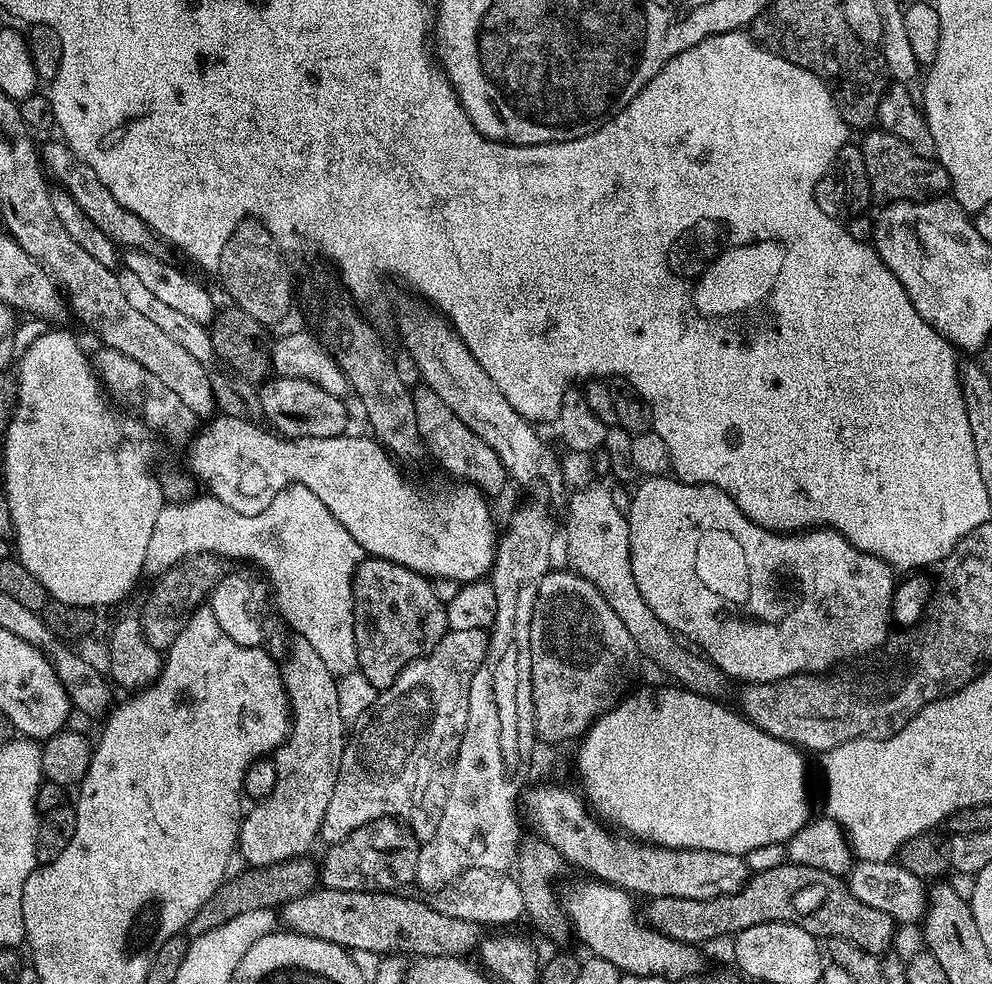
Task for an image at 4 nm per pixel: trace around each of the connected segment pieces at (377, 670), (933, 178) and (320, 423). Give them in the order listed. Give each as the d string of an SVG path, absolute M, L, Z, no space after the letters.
M365 558L356 567L352 579L352 597L354 598L354 634L356 635L358 671L361 672L378 690L383 690L396 681L398 674L407 664L428 655L432 648L449 631L445 601L432 589L433 581L427 576L410 570L401 564L379 558Z
M872 130L865 136L868 137L859 141L858 147L866 162L866 174L870 178L872 191L879 199L881 196L884 202L927 200L949 191L948 175L939 160L922 158L922 154L910 150L902 138L894 138L894 134L883 130Z
M276 376L259 385L260 408L267 423L281 437L289 440L298 438L334 438L345 435L348 428L348 408L339 396L322 390L322 386L314 386L314 382L302 378L286 378Z

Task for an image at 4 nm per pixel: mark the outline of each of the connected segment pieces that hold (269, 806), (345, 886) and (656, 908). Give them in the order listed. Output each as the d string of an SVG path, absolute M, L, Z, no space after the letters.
M296 638L291 641L290 653L292 657L288 661L283 661L282 675L284 678L284 689L288 695L288 707L292 710L292 729L288 732L288 737L284 739L284 743L276 749L274 753L274 761L277 768L277 782L274 783L274 790L264 800L253 803L252 809L247 809L246 815L240 821L240 838L238 841L238 856L245 860L245 865L253 868L265 868L271 864L281 864L287 860L296 860L299 856L308 856L311 853L312 843L316 840L316 835L322 832L324 828L324 819L328 813L330 806L330 797L334 795L334 782L338 782L338 770L342 766L342 754L344 753L344 745L346 743L346 721L342 718L342 710L338 702L338 680L330 670L326 668L326 664L322 662L322 658L318 656L314 646L310 646L310 642Z
M384 817L363 824L346 838L333 843L334 846L324 860L321 859L319 881L323 887L351 892L390 892L403 889L400 887L411 885L415 881L419 856L419 847L408 844L408 840L410 841L407 829L397 819Z
M787 862L775 866L774 869L762 870L749 875L747 882L734 894L726 894L709 900L654 896L647 901L647 904L647 923L678 942L697 946L704 946L707 940L716 940L719 936L726 935L727 932L735 934L750 926L760 926L762 922L777 920L802 926L802 930L806 930L817 938L846 938L862 950L883 957L884 951L891 946L892 939L895 938L896 931L898 931L898 925L895 920L890 918L890 914L884 914L882 910L874 910L874 906L866 906L866 902L860 902L858 898L854 898L854 894L841 877L830 874L826 870L814 870L814 866L798 866Z

